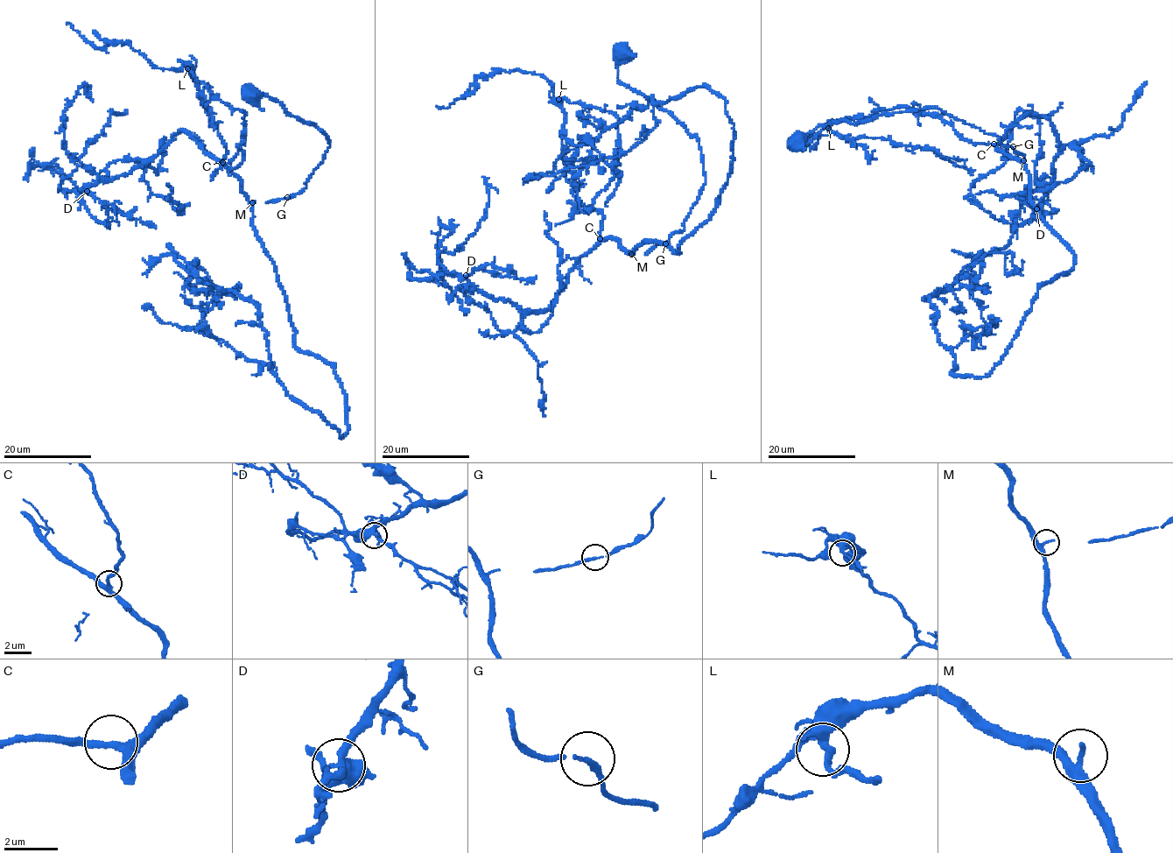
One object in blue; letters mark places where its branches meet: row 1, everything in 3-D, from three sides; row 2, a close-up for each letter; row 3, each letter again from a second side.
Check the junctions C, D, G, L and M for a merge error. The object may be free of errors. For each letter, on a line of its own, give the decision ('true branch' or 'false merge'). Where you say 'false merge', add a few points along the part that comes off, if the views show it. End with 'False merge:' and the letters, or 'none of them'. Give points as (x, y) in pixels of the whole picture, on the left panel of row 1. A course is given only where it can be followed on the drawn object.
C: true branch
D: true branch
G: true branch
L: true branch
M: true branch
False merge: none of them

